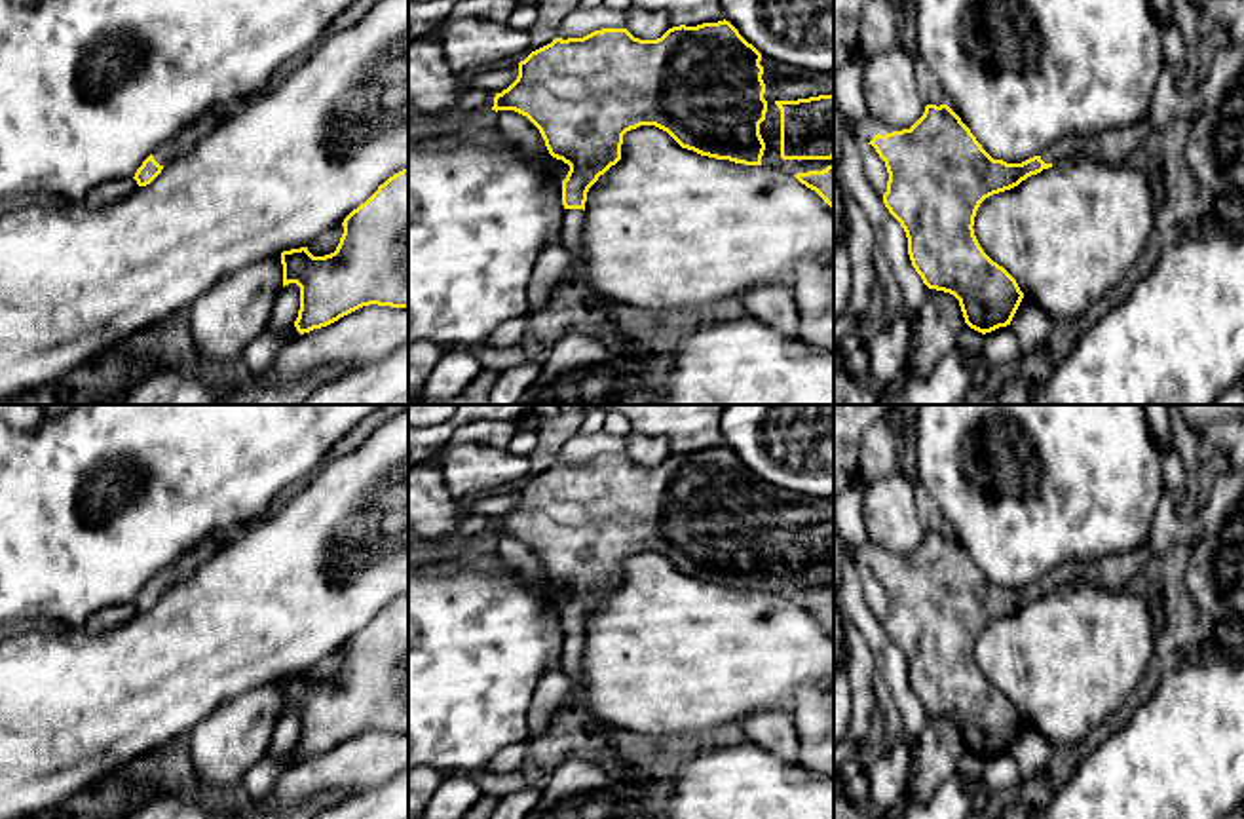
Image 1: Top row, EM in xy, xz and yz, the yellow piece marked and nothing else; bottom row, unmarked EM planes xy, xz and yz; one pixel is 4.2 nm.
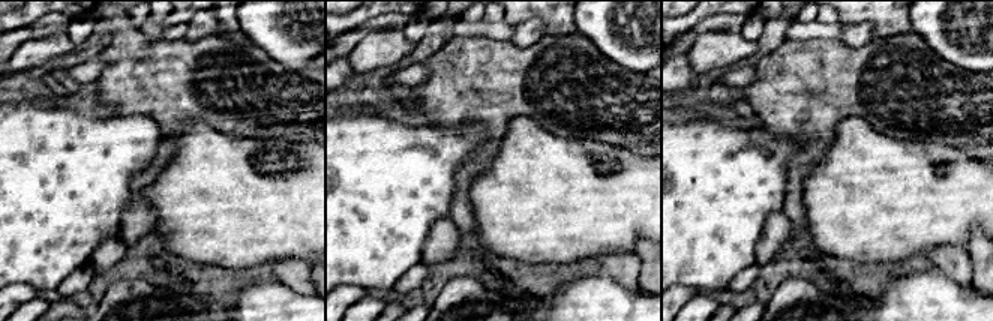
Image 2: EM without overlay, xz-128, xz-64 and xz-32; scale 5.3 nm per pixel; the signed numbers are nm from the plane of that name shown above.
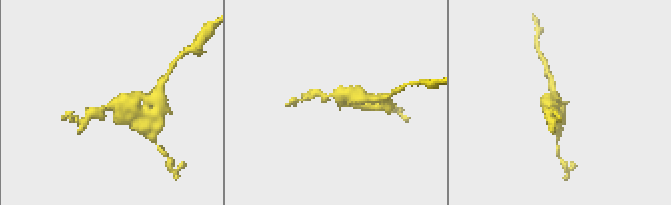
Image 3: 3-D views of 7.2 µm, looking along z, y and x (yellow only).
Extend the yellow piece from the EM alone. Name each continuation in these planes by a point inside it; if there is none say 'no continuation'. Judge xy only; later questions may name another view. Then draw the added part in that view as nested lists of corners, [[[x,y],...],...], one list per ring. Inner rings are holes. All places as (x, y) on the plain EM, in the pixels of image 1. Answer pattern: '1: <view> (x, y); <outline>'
1: xy (187, 565); [[[209,540],[194,545],[186,555],[175,561],[171,566],[158,572],[152,581],[160,591],[167,591],[175,583],[190,578],[205,561],[209,561],[217,551],[218,543]]]

